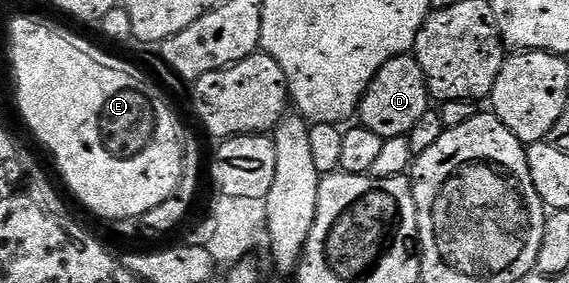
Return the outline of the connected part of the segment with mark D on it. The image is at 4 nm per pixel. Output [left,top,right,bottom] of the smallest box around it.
[358,56,430,139]

